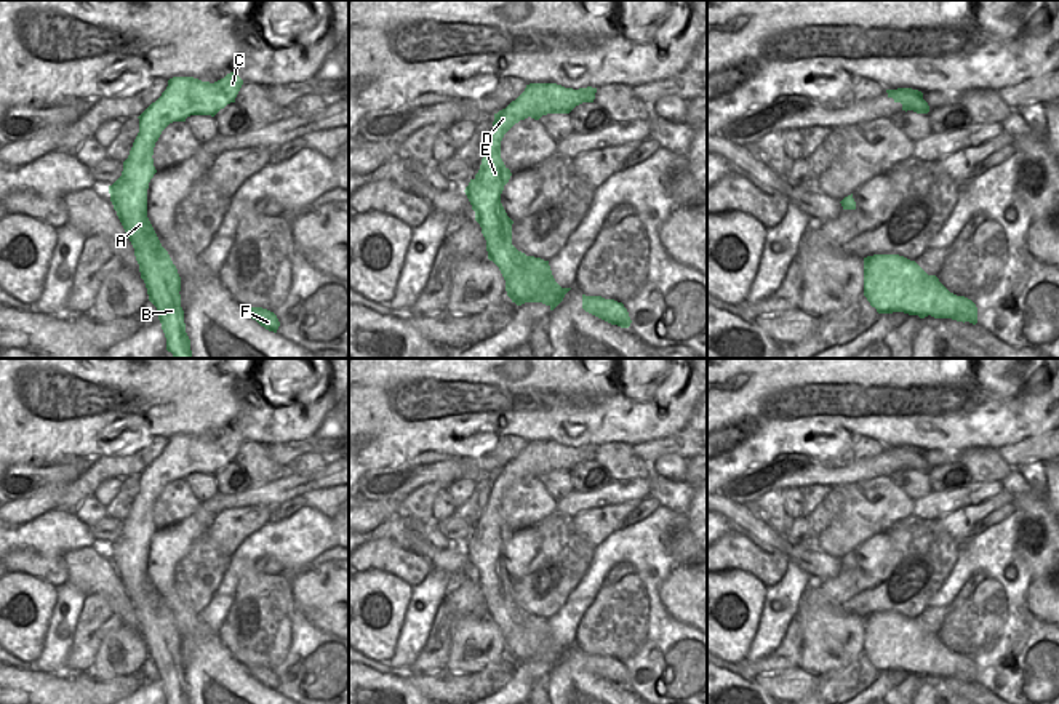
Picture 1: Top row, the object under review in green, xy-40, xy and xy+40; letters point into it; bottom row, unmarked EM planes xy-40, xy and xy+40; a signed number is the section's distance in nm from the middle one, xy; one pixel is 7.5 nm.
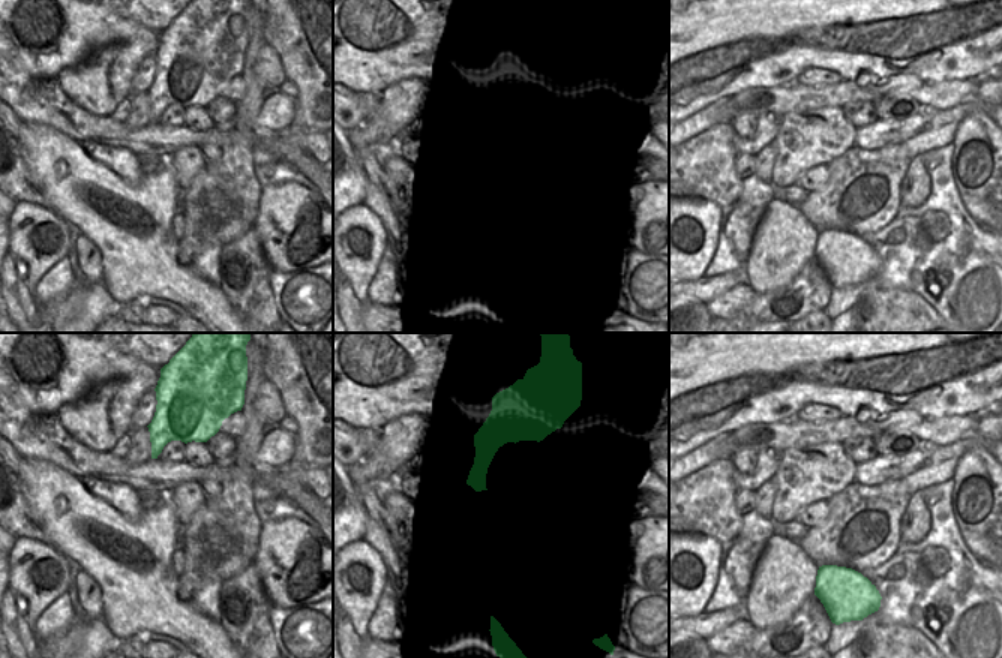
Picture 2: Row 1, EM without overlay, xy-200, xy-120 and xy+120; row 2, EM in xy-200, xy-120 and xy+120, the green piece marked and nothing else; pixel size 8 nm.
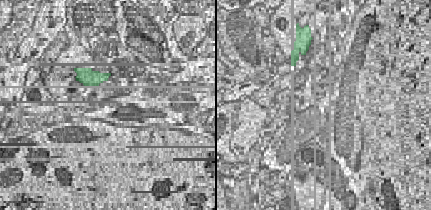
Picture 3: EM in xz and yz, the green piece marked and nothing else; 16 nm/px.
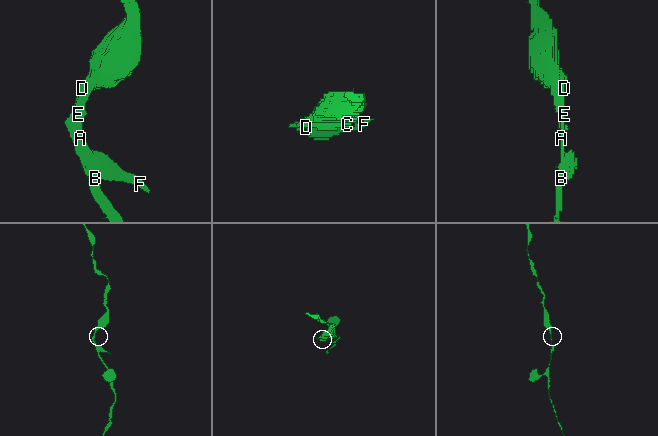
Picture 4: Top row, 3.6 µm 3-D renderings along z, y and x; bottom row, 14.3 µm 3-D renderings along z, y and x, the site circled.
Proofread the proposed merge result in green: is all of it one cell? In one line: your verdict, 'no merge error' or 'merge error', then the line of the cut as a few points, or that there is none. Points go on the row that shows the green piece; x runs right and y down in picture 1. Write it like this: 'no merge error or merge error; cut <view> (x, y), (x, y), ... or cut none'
merge error; cut xy (527, 256), (523, 274), (536, 282), (536, 290), (520, 303)

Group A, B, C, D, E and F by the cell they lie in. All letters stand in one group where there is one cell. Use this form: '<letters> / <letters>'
A B C D E / F

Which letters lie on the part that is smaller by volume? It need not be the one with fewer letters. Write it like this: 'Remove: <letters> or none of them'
Remove: F

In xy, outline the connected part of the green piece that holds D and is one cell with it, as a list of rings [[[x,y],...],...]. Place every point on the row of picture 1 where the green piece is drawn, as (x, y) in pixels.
[[[530,83],[525,91],[506,109],[494,114],[493,131],[482,165],[466,187],[466,195],[475,211],[475,221],[486,240],[488,259],[493,261],[520,302],[531,301],[537,290],[537,280],[523,275],[526,254],[512,245],[512,224],[501,194],[512,173],[501,158],[504,134],[520,120],[528,117],[539,120],[547,114],[569,114],[582,102],[593,102],[597,88],[565,88],[557,83]]]

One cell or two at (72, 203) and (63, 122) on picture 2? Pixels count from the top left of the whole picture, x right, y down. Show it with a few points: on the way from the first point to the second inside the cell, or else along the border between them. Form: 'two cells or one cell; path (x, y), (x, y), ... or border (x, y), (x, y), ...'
two cells; border (32, 122), (53, 126), (81, 144)

